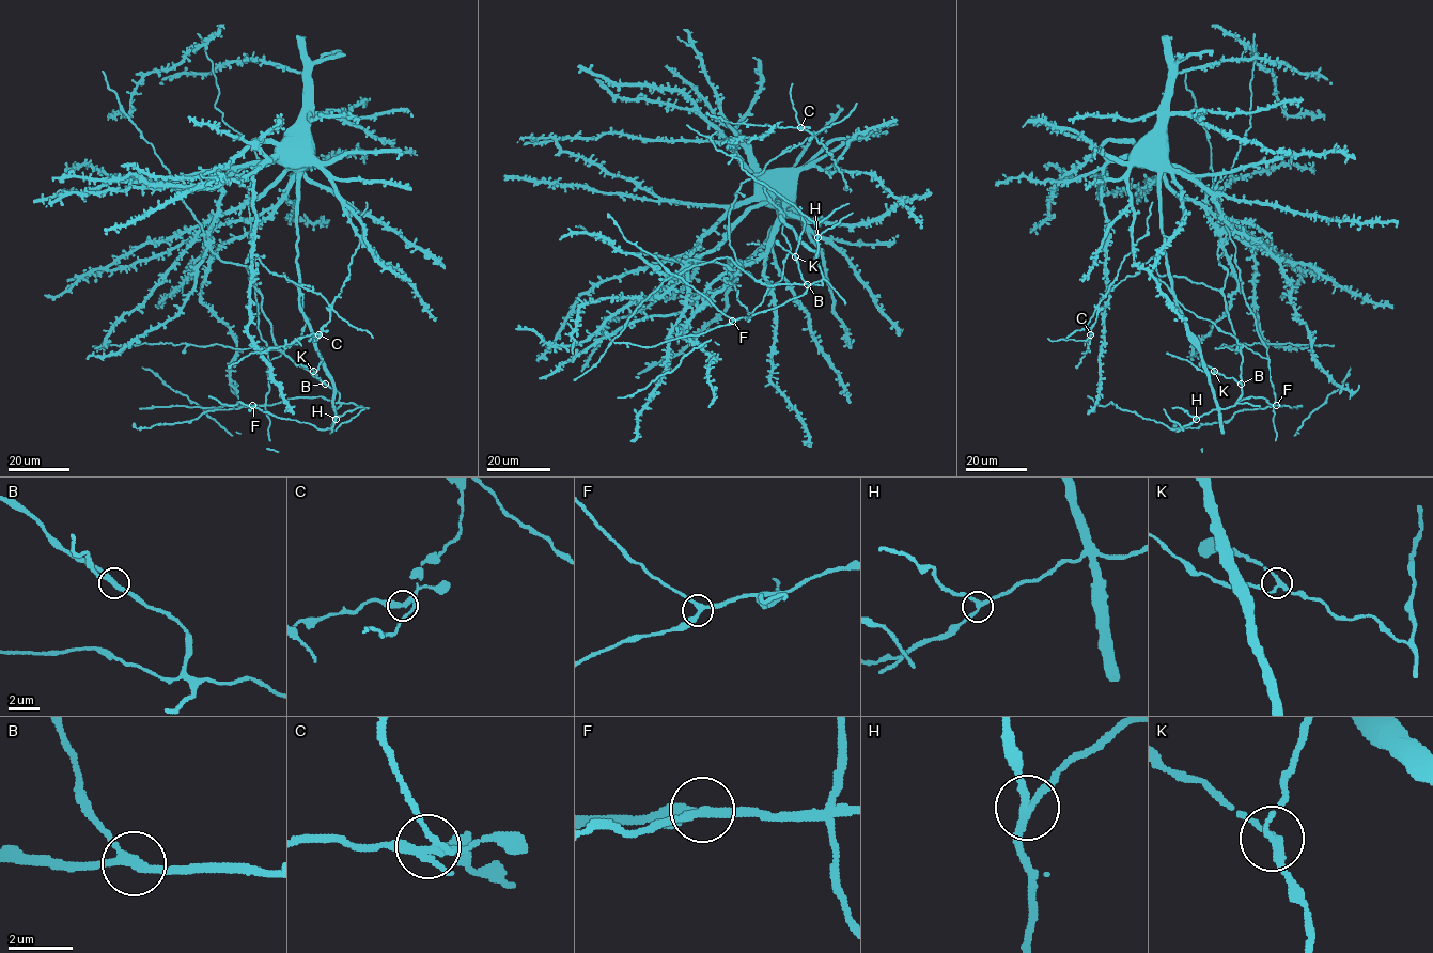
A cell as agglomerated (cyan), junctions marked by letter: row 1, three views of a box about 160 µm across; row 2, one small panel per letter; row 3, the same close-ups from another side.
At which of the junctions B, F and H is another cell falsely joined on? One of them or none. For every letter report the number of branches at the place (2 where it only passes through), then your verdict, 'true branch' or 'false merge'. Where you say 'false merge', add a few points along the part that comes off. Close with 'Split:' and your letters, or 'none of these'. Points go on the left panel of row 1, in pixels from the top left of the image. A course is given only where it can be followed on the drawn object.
B: 3 branches meet; true branch
F: 3 branches meet; true branch
H: 3 branches meet; true branch
Split: none of these

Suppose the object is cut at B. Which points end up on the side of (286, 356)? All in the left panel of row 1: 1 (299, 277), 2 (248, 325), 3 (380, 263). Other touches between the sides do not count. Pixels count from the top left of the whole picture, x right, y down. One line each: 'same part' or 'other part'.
1: other part
2: other part
3: other part

